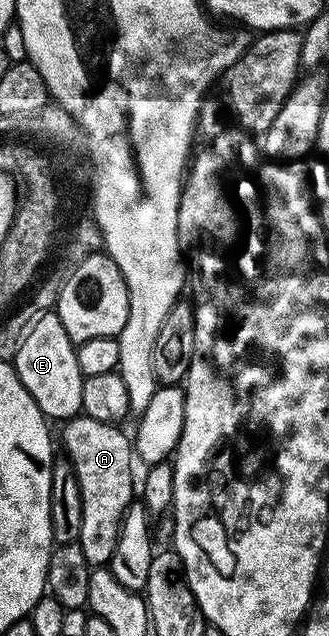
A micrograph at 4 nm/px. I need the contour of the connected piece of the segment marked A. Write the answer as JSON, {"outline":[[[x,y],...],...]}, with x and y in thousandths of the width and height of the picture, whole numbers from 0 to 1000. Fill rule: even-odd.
{"outline":[[[234,653],[198,660],[195,668],[195,706],[210,728],[225,734],[225,747],[237,759],[237,772],[249,778],[249,835],[240,855],[252,871],[280,892],[325,890],[328,882],[347,873],[347,854],[359,854],[359,835],[371,822],[371,810],[383,797],[407,786],[401,777],[401,725],[407,726],[407,700],[365,671],[334,665],[310,665],[298,659],[274,659],[252,653]]]}

